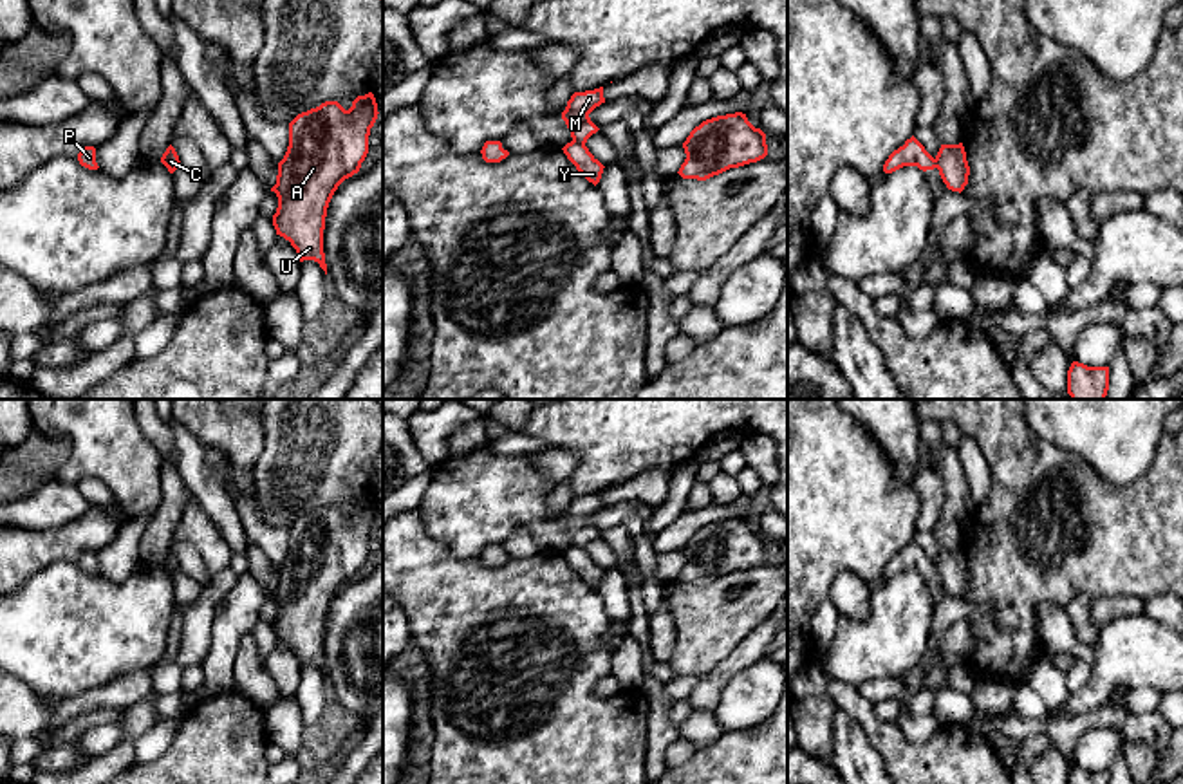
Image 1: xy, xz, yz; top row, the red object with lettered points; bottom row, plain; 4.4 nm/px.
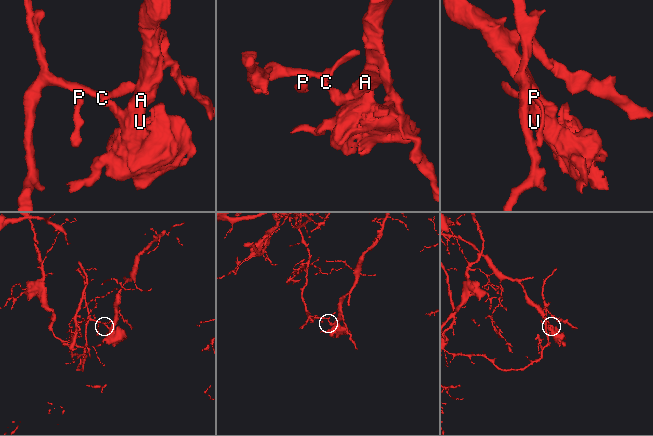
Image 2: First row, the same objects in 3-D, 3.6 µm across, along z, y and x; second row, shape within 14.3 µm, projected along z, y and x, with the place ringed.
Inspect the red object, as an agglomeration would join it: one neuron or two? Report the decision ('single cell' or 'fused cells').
fused cells

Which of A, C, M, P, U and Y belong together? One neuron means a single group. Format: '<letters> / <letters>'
A C U Y / M P

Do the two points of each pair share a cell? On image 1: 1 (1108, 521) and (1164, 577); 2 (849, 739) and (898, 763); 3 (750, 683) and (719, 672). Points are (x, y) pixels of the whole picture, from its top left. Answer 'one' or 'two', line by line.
1: one
2: two
3: two

